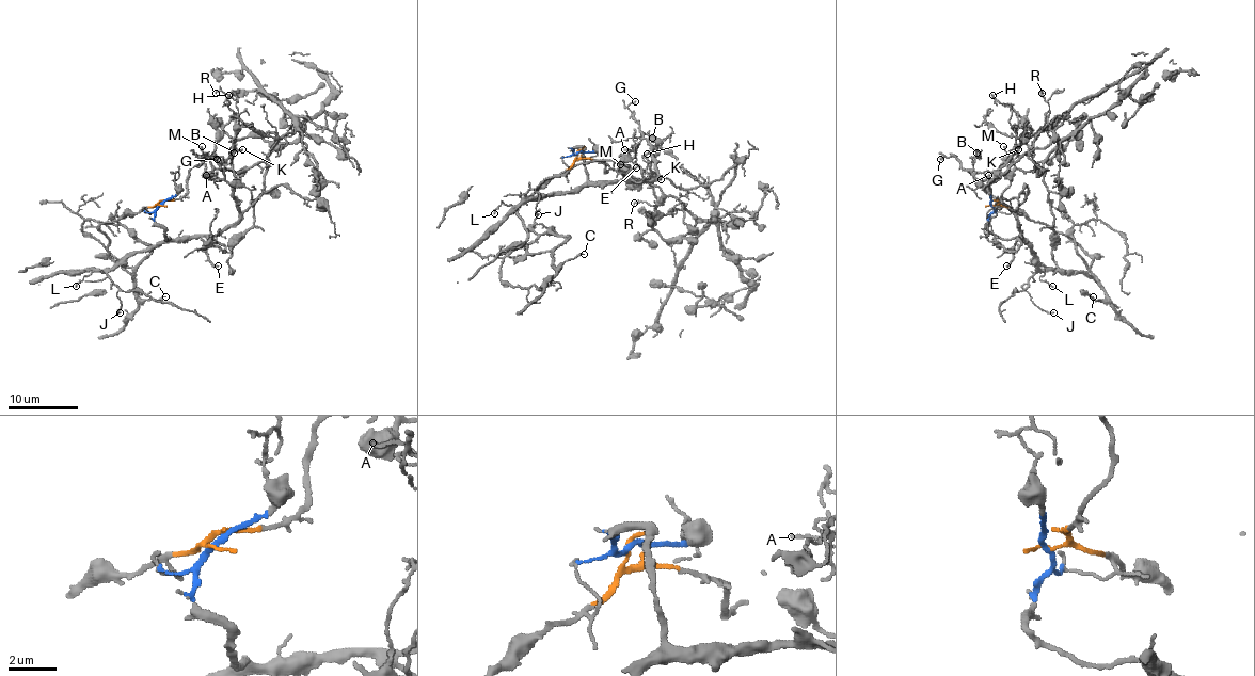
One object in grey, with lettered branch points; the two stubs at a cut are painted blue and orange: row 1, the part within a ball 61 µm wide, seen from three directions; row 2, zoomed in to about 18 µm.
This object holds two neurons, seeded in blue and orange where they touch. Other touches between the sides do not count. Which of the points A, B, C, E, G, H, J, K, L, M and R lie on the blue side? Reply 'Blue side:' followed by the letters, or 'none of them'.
Blue side: A, B, E, G, H, J, K, L, R

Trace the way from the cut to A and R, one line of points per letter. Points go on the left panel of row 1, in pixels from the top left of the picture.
A: (159, 205), (154, 220), (162, 228), (165, 239), (219, 236), (239, 219), (238, 199), (225, 181), (206, 175)
R: (159, 205), (154, 220), (165, 239), (219, 236), (239, 219), (233, 146), (239, 129), (238, 101), (215, 93)

